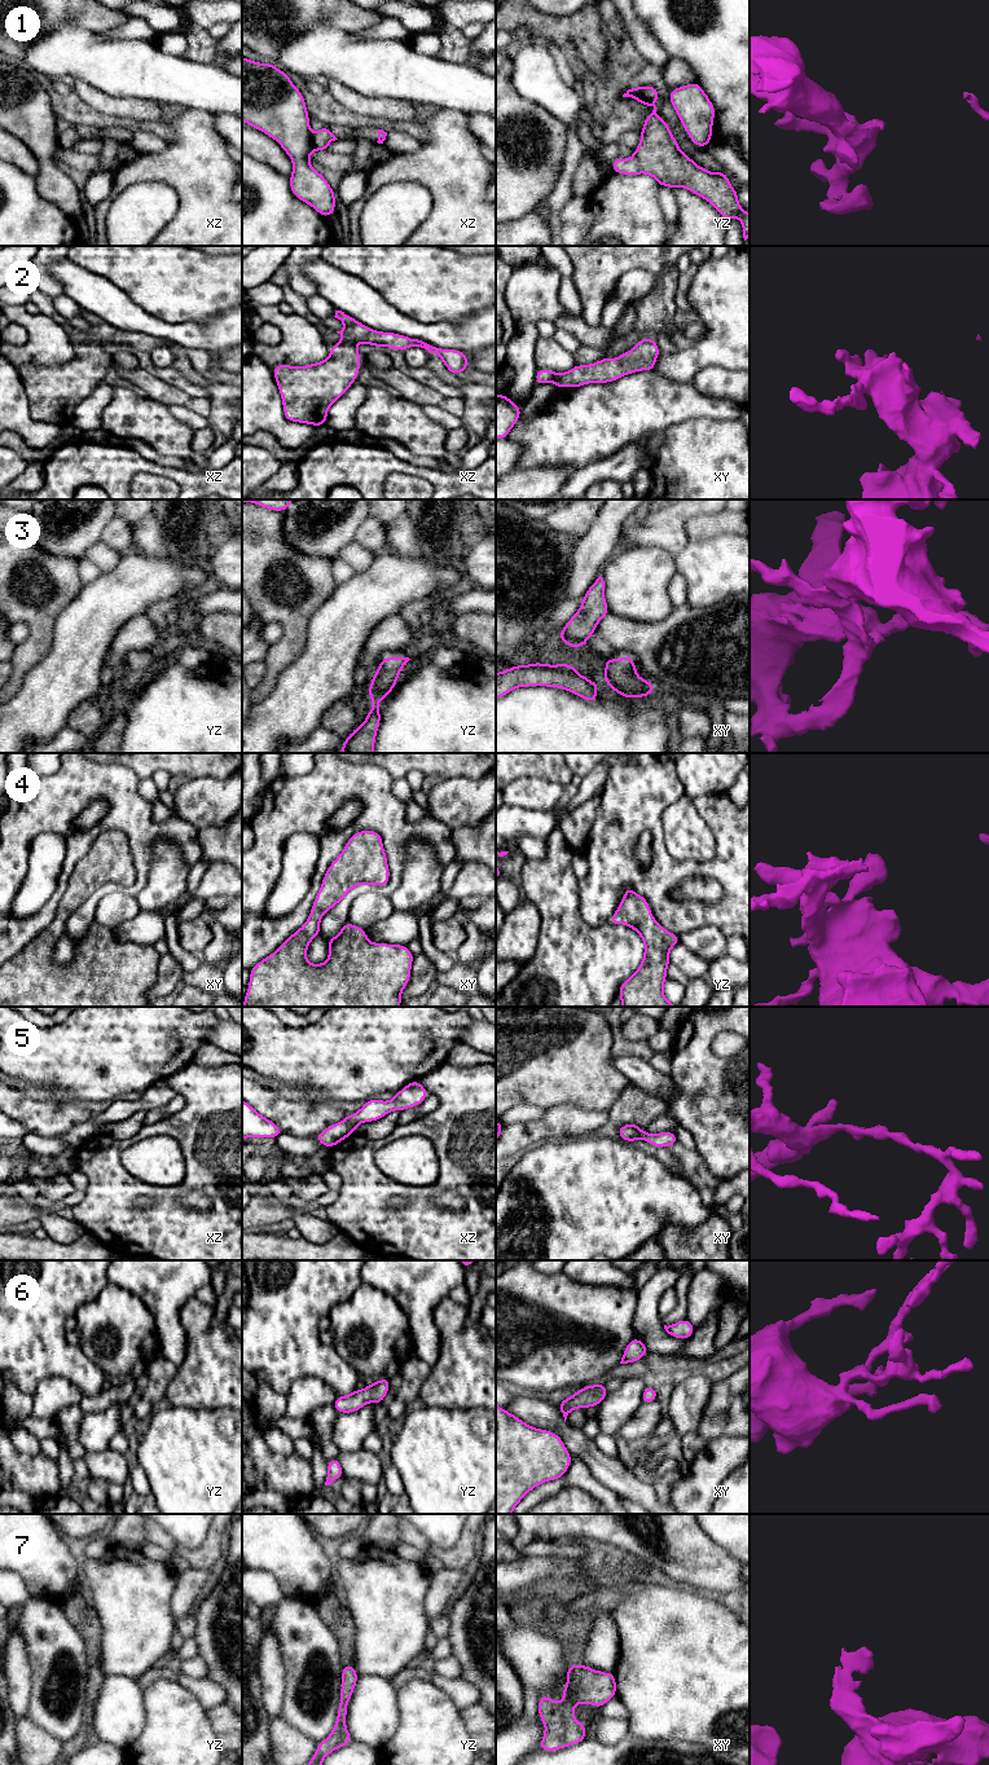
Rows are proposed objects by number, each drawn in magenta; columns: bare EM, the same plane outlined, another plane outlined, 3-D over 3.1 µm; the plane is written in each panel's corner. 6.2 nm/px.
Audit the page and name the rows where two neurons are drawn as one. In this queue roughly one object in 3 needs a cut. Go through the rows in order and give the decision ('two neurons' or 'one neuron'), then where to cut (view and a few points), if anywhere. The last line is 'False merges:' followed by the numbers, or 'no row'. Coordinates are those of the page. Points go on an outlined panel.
1: two neurons; cut xz (311, 133), (315, 149)
2: one neuron; cut none
3: one neuron; cut none
4: one neuron; cut none
5: one neuron; cut none
6: one neuron; cut none
7: one neuron; cut none
False merges: 1

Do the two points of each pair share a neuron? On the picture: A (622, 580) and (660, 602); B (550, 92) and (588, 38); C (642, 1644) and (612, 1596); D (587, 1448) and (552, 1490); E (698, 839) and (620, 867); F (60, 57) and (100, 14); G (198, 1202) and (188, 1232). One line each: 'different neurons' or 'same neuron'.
A: same neuron
B: different neurons
C: different neurons
D: different neurons
E: different neurons
F: different neurons
G: different neurons

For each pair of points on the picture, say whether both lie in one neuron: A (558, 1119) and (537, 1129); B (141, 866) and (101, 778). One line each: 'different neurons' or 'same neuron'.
A: same neuron
B: same neuron

